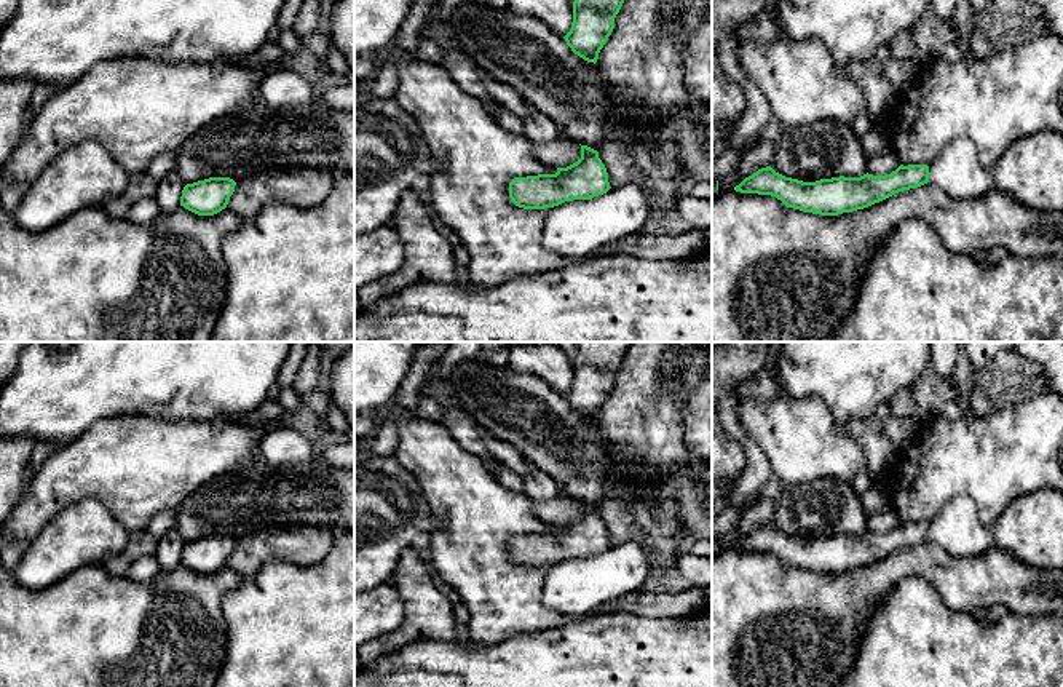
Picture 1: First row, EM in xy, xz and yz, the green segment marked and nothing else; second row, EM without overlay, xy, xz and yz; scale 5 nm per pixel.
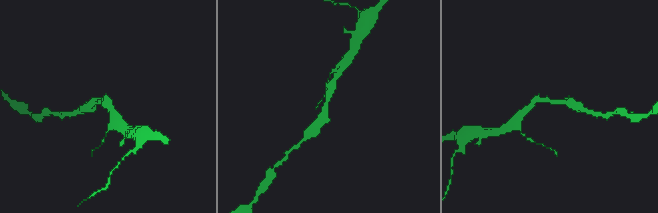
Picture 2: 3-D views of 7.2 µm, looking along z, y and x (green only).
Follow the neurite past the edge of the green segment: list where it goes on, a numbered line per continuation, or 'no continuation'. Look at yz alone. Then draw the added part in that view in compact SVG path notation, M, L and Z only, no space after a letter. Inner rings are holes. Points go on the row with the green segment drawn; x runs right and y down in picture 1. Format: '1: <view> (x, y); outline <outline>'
no continuation

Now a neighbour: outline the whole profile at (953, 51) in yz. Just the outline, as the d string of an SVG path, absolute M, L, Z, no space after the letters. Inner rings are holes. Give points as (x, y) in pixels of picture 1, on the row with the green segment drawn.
M958 42L946 43L942 48L940 58L945 59L946 62L958 62L962 56L966 54L964 48Z

